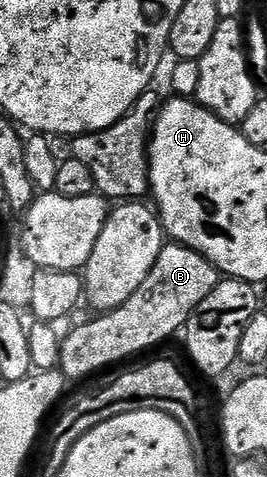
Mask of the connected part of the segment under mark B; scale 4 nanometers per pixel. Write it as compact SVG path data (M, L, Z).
M167 243L160 258L156 258L156 266L152 266L148 278L140 282L140 290L136 290L128 302L111 312L95 315L95 320L84 321L61 337L58 368L62 375L70 382L86 380L101 368L110 368L129 356L138 356L177 332L179 335L196 306L216 290L219 279L218 267L208 262L208 258L183 244Z

